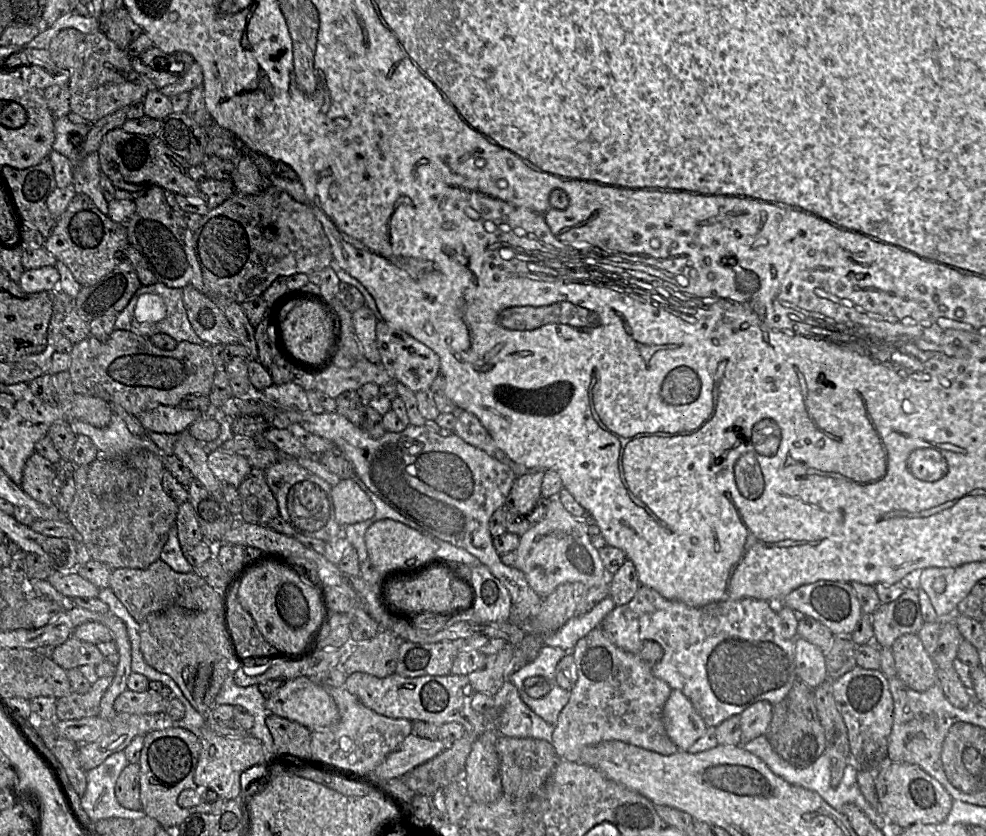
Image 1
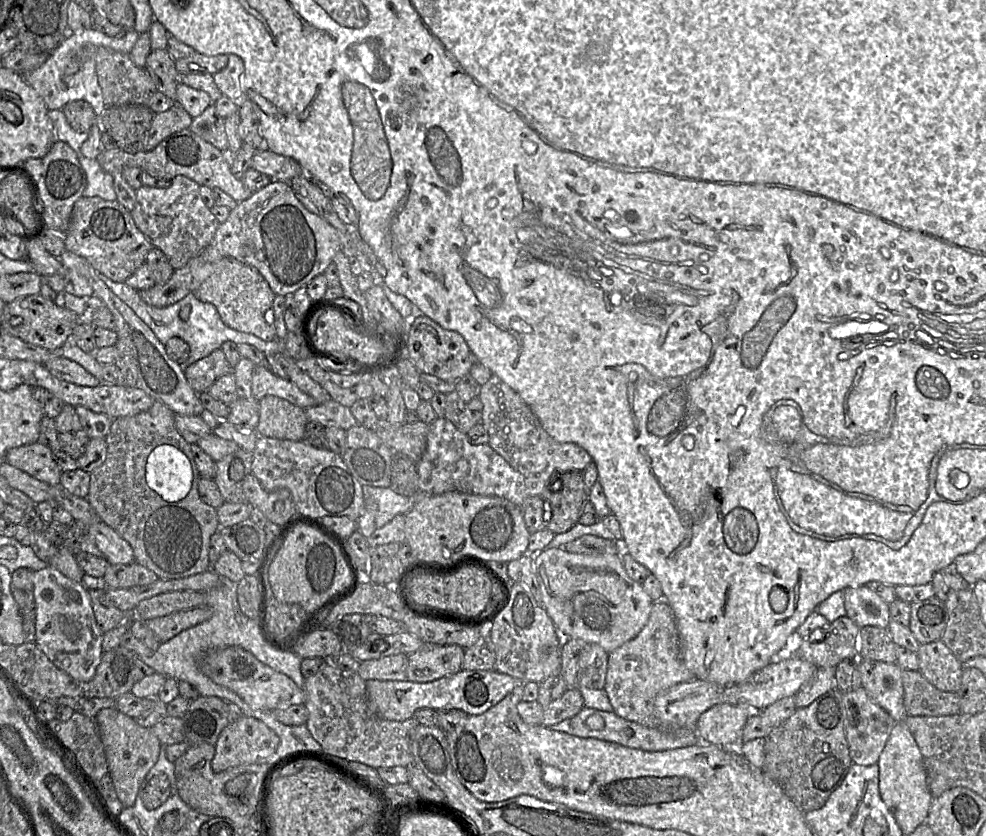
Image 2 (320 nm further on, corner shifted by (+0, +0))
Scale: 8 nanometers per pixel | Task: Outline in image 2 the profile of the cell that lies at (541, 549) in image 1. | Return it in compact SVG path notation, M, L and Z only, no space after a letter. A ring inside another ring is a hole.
M545 548L534 559L534 572L542 606L563 638L578 638L587 643L596 643L610 653L637 636L649 620L654 601L643 590L641 583L628 576L619 554L588 555L560 548Z

